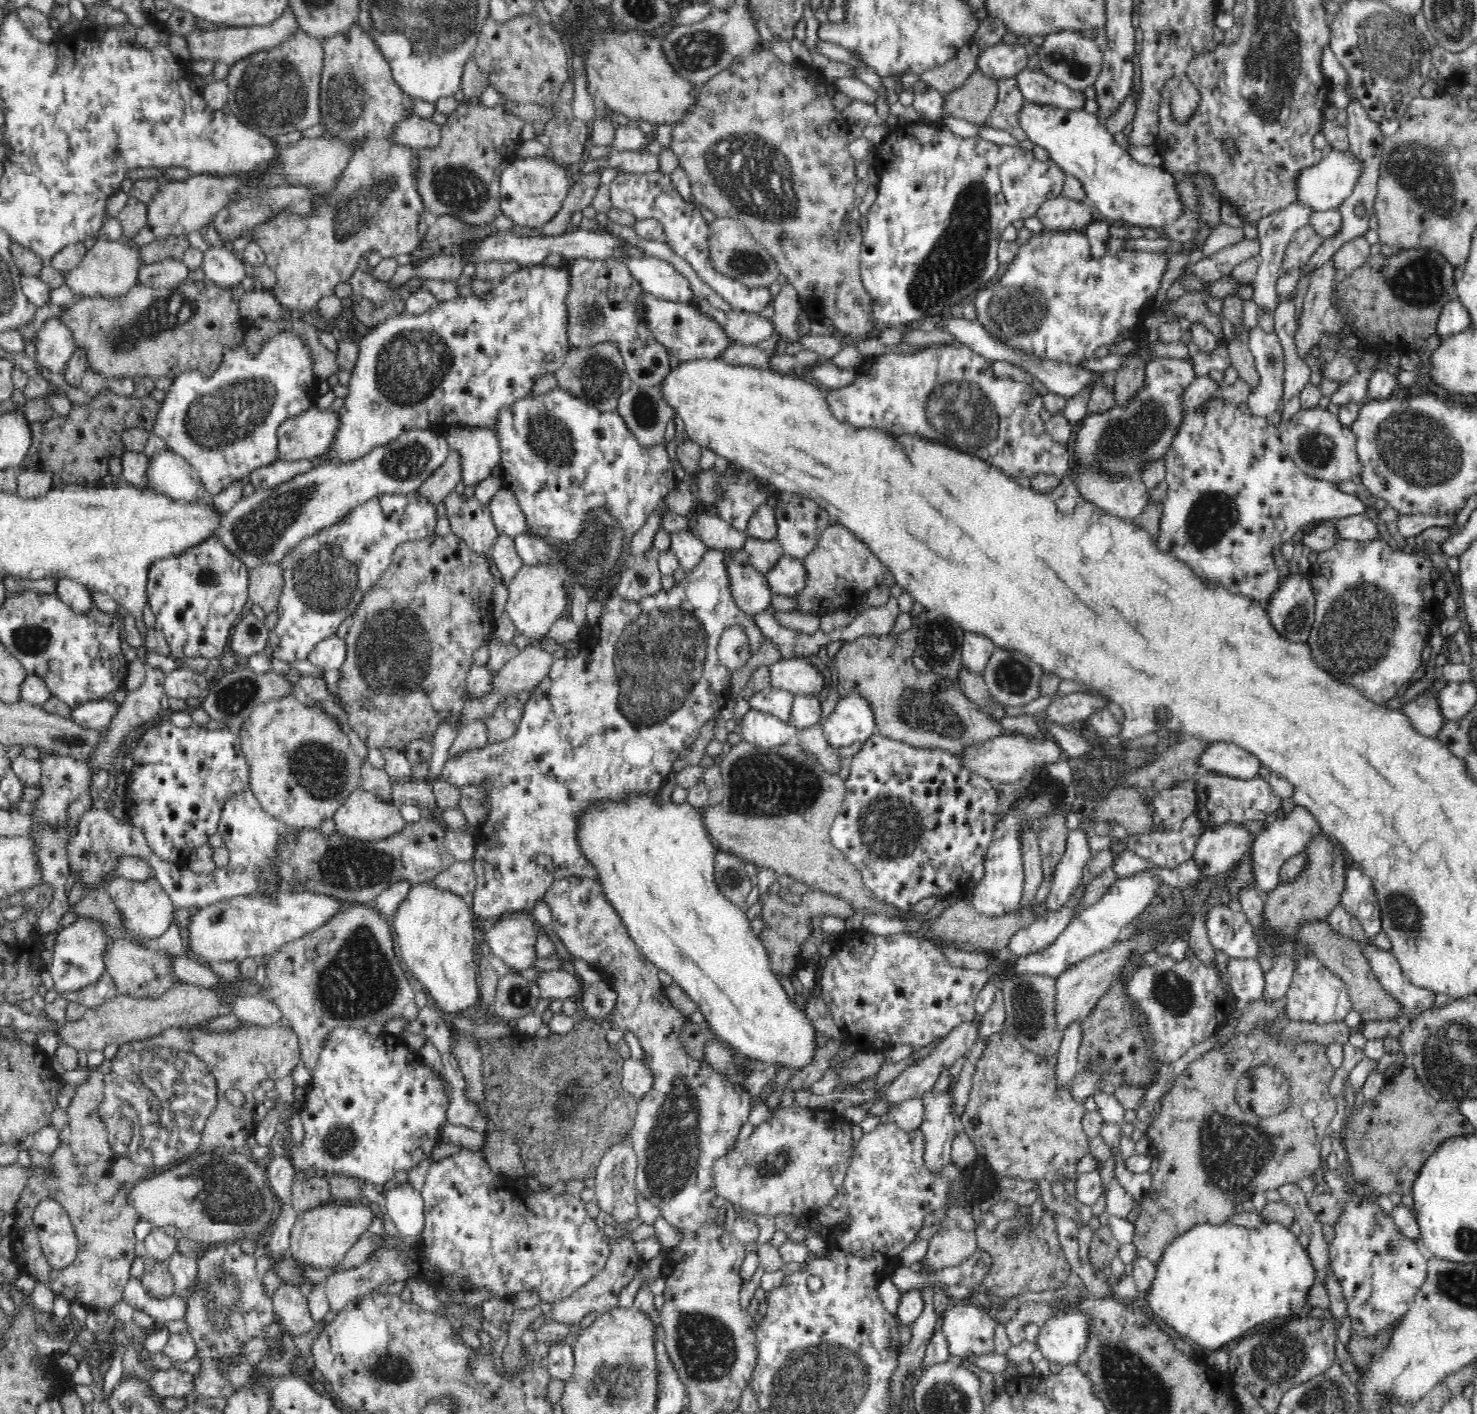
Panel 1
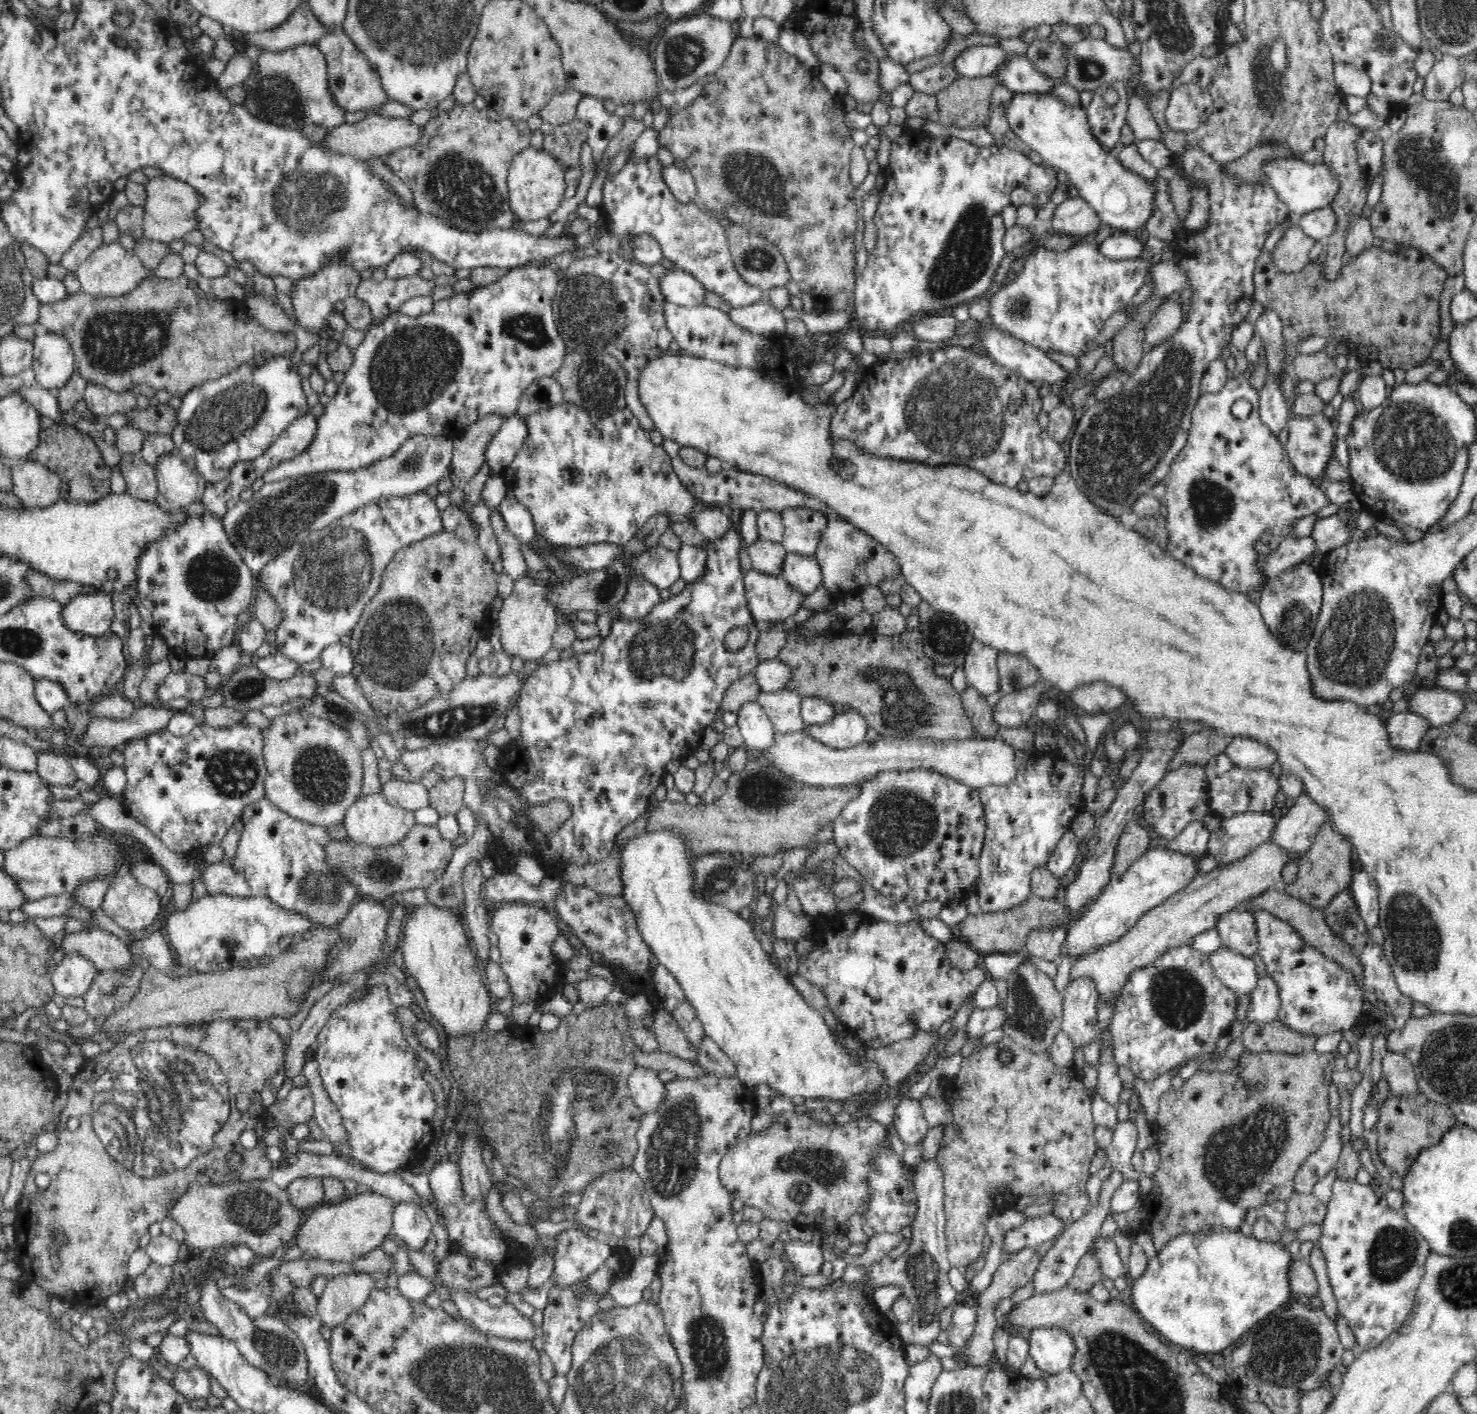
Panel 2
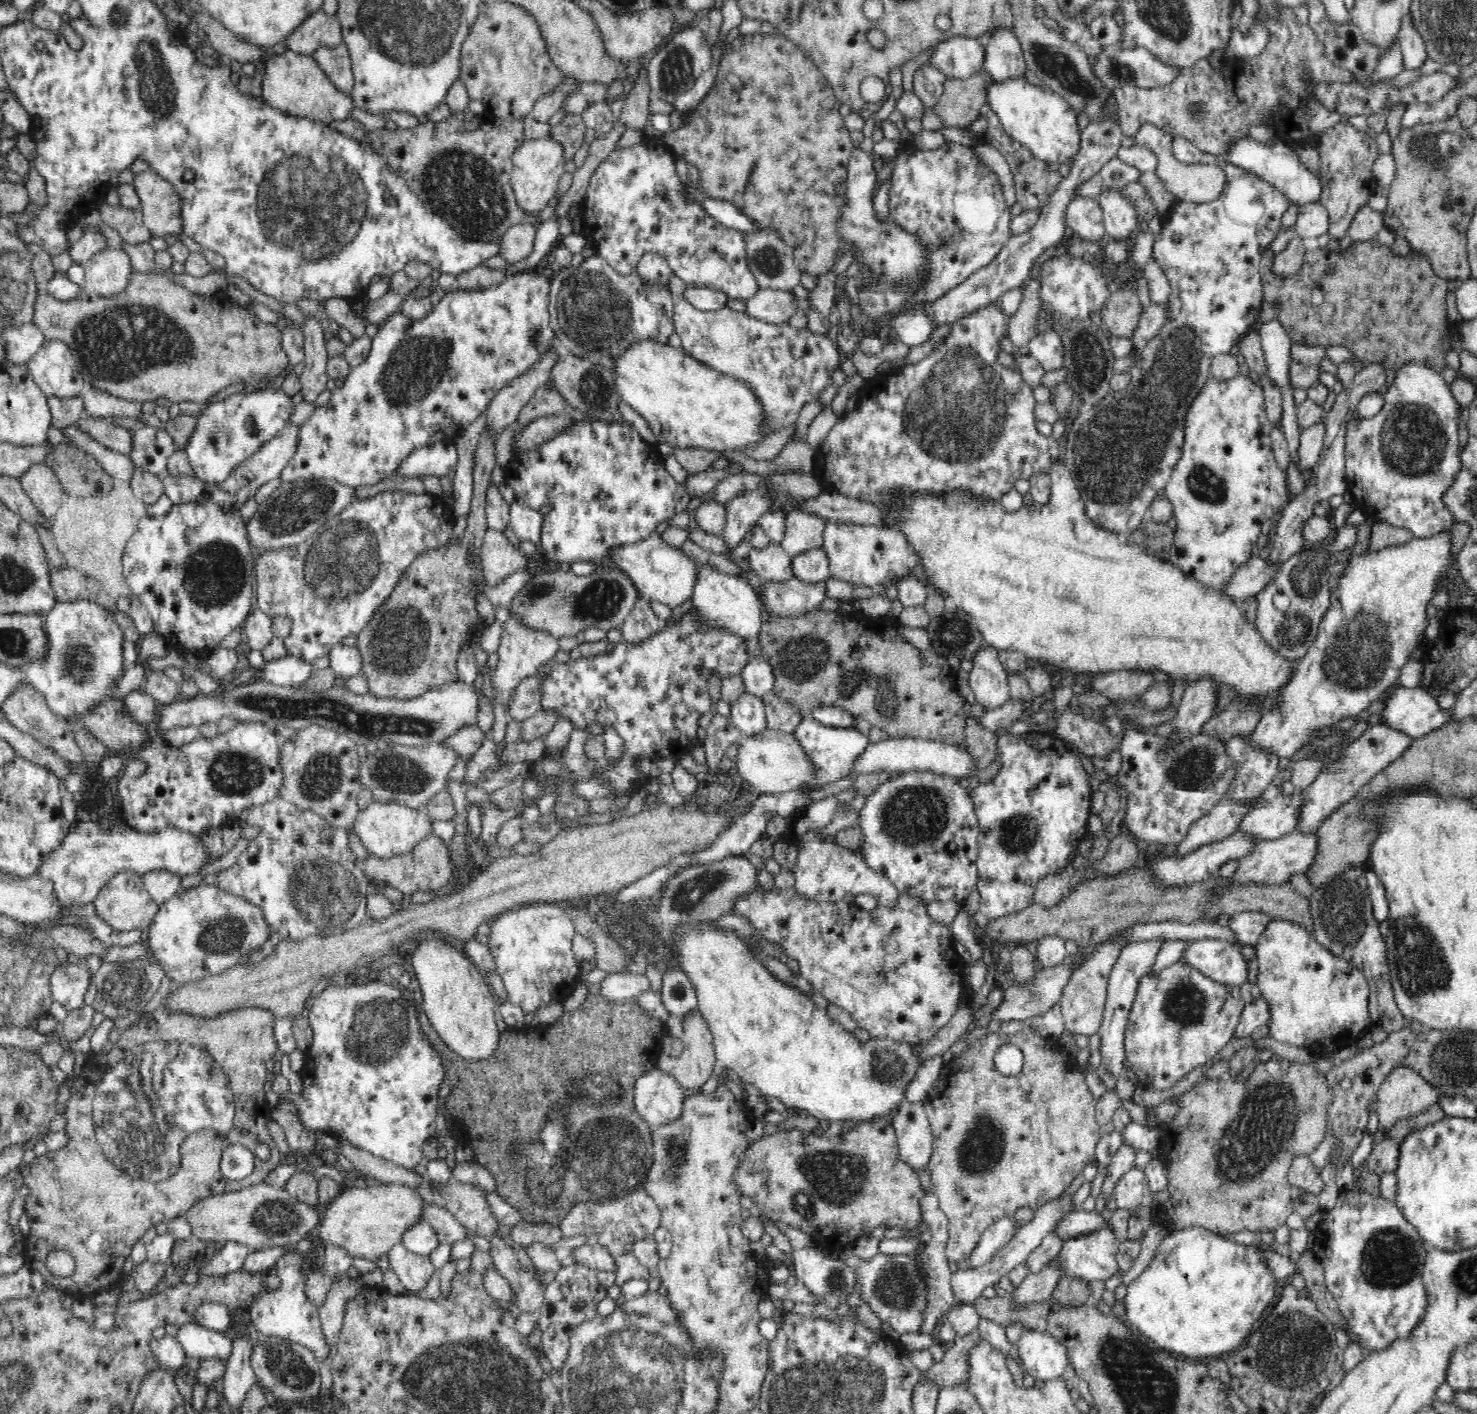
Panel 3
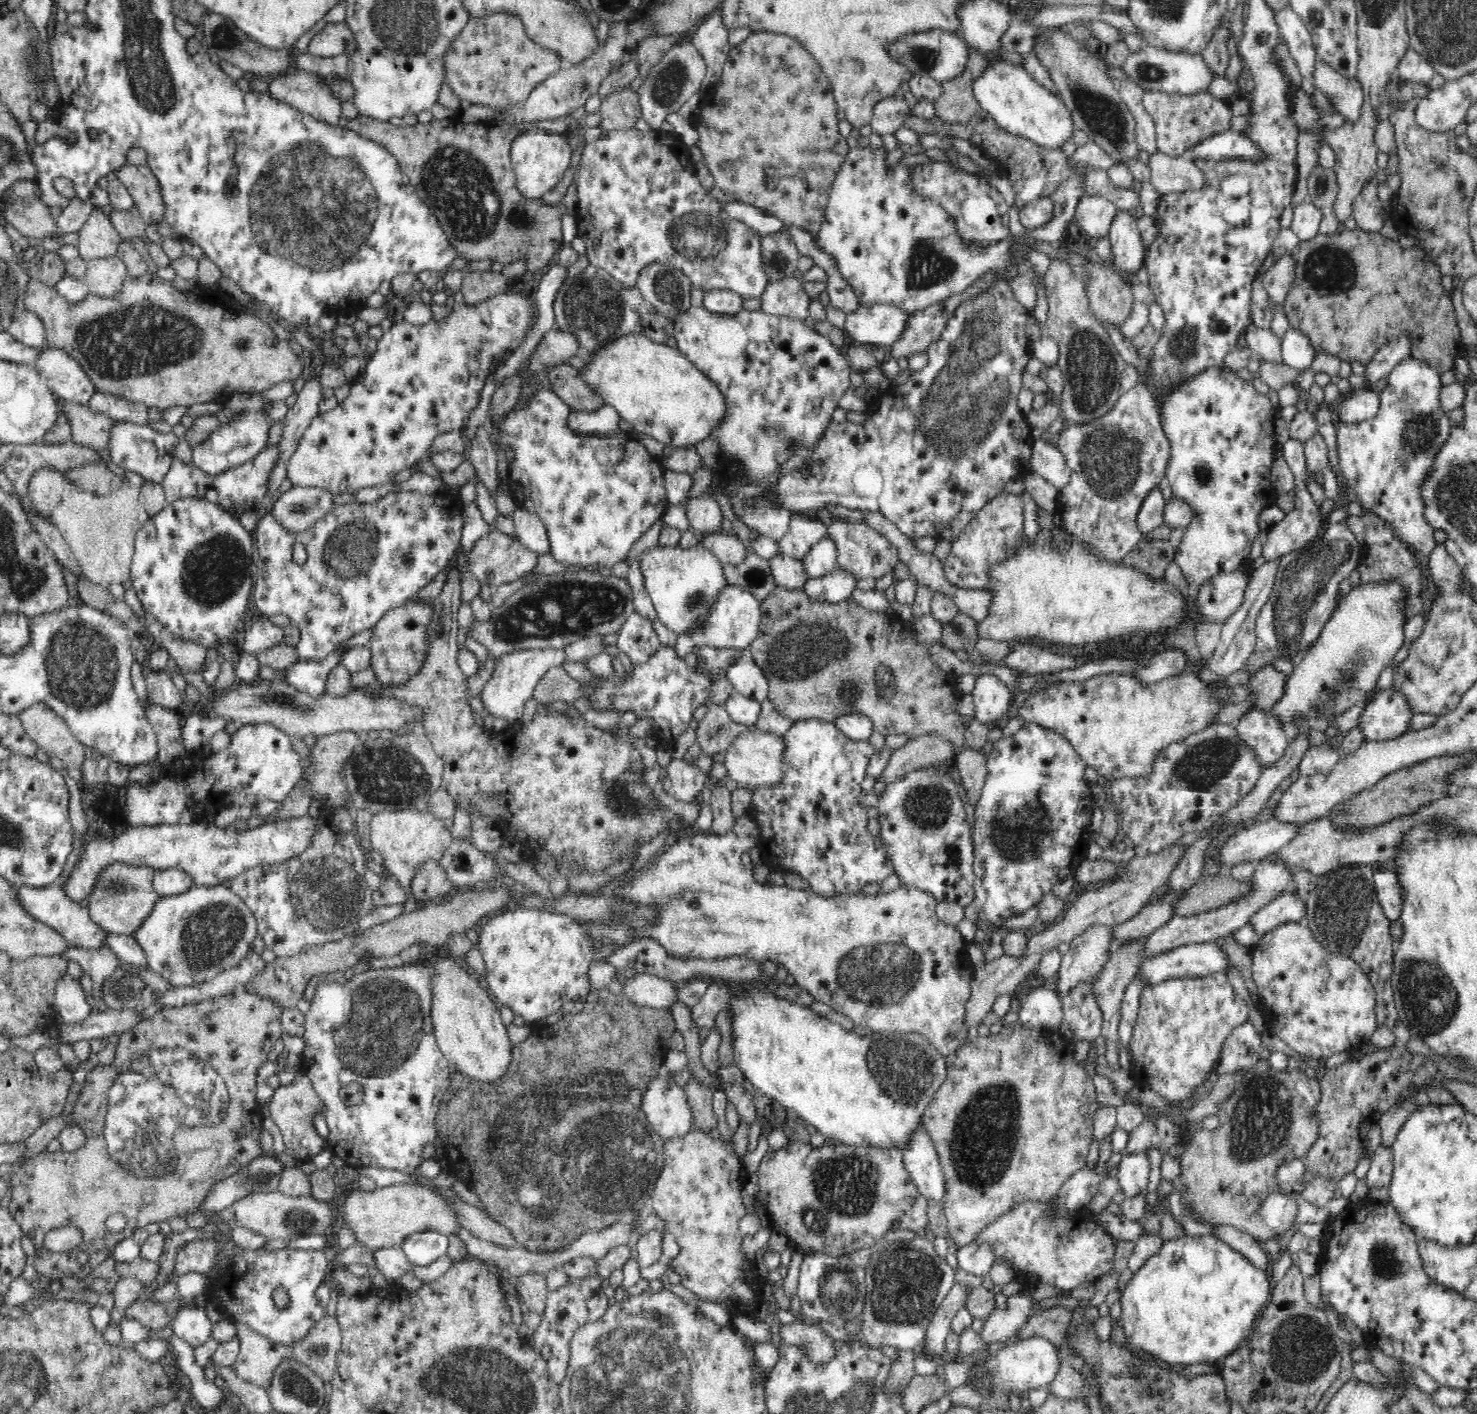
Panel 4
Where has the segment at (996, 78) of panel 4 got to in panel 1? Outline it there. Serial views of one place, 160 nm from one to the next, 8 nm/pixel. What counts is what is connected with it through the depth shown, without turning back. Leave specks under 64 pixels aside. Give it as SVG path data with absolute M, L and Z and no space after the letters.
M1025 101L1018 114L1018 125L1026 132L1027 138L1048 153L1048 160L1056 163L1065 173L1072 174L1082 184L1086 201L1092 206L1097 217L1110 223L1123 226L1152 227L1159 230L1164 224L1174 222L1182 212L1184 205L1176 193L1176 181L1163 166L1138 164L1126 152L1126 148L1114 142L1114 135L1100 123L1096 113L1081 110L1067 110L1050 104L1036 104Z

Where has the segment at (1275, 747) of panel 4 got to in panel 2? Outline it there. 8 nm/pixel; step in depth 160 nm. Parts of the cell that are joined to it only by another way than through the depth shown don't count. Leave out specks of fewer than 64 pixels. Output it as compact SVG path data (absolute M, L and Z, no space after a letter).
M1226 752L1214 756L1206 765L1208 777L1209 807L1223 818L1230 818L1246 811L1263 812L1273 810L1278 792L1278 779L1271 769L1248 770L1234 765Z

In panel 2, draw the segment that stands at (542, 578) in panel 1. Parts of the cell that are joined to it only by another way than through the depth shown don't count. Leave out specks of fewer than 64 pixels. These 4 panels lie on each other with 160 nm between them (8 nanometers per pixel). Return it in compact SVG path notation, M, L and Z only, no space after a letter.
M534 578L515 579L512 593L503 600L496 618L502 650L508 653L510 660L518 657L528 668L538 665L542 656L552 648L551 640L559 624L556 609L546 601L548 584L549 581L544 584L544 580Z

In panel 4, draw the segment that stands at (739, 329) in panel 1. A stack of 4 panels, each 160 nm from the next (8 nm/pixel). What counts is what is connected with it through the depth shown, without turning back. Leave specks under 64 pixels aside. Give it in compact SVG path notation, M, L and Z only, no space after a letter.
M795 276L769 283L762 294L762 311L804 321L810 316L812 302L801 280Z

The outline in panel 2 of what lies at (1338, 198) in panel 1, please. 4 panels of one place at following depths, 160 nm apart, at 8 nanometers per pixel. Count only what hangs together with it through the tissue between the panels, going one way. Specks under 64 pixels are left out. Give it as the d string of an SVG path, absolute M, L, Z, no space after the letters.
M1274 152L1270 160L1262 162L1264 180L1276 191L1278 198L1289 208L1291 215L1300 216L1329 206L1338 192L1338 179L1324 164L1304 164L1300 160L1290 160L1288 155Z

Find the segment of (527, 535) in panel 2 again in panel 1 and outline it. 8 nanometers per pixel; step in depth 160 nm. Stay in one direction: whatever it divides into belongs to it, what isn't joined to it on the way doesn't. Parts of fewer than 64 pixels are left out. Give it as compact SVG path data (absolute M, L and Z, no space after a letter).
M501 488L491 498L488 509L499 534L515 537L527 532L526 516L509 489Z

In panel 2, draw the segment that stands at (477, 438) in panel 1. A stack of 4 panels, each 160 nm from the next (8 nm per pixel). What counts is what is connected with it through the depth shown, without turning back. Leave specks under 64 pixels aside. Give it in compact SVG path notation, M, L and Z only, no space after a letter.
M518 414L503 422L499 431L491 438L485 452L485 460L491 464L492 477L501 475L502 470L515 459L528 435L529 428Z

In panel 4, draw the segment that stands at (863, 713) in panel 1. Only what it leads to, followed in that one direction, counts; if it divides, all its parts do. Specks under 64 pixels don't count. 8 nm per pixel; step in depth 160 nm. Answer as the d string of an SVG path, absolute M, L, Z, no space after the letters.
M809 719L797 721L782 736L785 740L785 752L783 753L782 773L785 774L783 780L771 786L770 792L752 791L752 813L751 818L758 823L758 836L756 836L756 845L762 853L762 861L771 869L783 868L790 872L798 873L804 880L809 880L810 889L822 896L834 896L842 894L860 893L863 888L872 882L881 882L886 880L894 870L894 865L886 856L886 846L883 846L881 838L877 838L868 830L868 813L866 807L858 799L862 798L861 783L866 777L866 768L868 768L871 756L875 754L873 746L869 742L852 740L844 735L842 730L833 722L820 721L819 719Z

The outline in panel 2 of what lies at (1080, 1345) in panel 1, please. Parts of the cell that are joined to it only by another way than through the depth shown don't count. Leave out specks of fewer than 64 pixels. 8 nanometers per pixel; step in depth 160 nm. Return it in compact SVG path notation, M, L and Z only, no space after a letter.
M1034 1328L1026 1339L1030 1345L1028 1355L1032 1358L1035 1366L1041 1371L1049 1374L1056 1374L1071 1368L1074 1352L1076 1348L1072 1338L1066 1332L1059 1328Z

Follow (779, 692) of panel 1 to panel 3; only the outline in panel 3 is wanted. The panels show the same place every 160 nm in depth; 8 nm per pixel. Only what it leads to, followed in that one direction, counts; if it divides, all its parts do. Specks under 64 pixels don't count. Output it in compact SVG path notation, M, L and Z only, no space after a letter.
M774 692L766 693L761 699L765 706L767 729L792 735L803 720L796 707Z

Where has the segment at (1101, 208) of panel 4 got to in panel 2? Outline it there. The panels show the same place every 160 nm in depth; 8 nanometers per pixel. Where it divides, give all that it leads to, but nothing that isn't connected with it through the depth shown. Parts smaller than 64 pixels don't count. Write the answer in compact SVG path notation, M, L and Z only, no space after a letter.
M1082 197L1062 201L1053 214L1053 228L1078 238L1093 238L1101 220L1096 211Z

